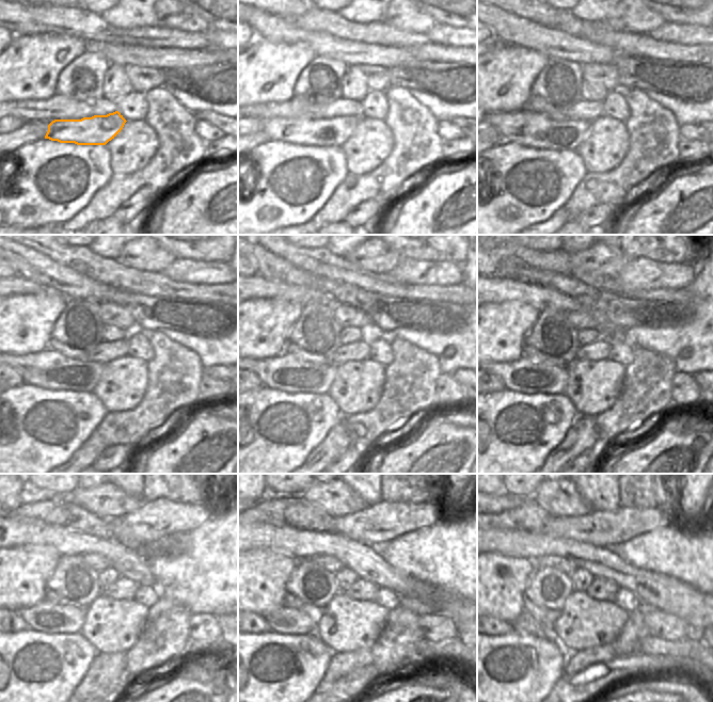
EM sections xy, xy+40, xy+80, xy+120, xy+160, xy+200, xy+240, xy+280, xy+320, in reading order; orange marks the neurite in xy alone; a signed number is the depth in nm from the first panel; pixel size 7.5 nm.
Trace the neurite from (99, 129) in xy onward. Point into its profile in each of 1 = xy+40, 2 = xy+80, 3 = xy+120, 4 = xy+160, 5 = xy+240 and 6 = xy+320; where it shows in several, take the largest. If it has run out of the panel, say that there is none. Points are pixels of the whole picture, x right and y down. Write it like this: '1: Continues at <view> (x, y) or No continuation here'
1: Continues at xy+40 (332, 132)
2: Continues at xy+80 (531, 129)
3: Continues at xy+120 (50, 369)
4: Continues at xy+160 (288, 372)
5: Continues at xy+240 (46, 617)
6: Continues at xy+320 (525, 624)

